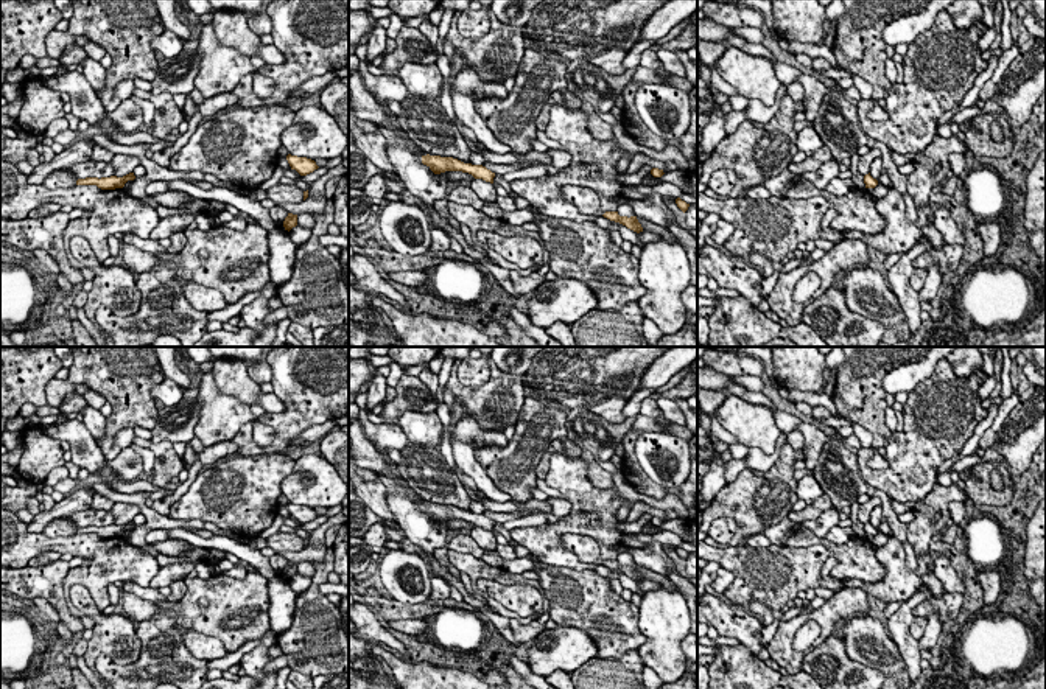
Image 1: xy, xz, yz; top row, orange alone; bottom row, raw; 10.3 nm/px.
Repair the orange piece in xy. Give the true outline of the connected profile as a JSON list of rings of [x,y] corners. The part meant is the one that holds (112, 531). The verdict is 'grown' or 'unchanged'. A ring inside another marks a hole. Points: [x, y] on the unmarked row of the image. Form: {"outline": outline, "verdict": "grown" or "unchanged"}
{"outline": [[[129,521],[123,526],[111,524],[111,526],[86,526],[86,527],[78,527],[76,533],[97,533],[101,538],[115,538],[115,537],[123,537],[128,529],[134,529],[135,524],[134,521]]], "verdict": "unchanged"}

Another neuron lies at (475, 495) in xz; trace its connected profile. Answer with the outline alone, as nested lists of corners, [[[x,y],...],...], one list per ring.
[[[456,467],[456,474],[461,481],[461,484],[464,485],[465,491],[469,493],[472,501],[479,501],[484,498],[484,495],[476,488],[473,479],[470,479],[469,476],[465,476],[458,467]]]

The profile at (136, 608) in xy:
[[[121,593],[123,608],[131,621],[143,622],[159,613],[162,608],[156,602],[148,602],[132,593]]]

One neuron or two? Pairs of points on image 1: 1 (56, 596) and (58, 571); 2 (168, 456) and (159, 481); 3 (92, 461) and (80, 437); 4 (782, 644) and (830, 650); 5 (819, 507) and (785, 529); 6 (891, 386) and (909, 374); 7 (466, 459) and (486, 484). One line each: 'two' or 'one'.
1: one
2: one
3: one
4: two
5: one
6: one
7: one

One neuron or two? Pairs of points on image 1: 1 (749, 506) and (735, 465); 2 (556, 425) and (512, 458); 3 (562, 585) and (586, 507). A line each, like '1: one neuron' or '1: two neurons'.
1: two neurons
2: one neuron
3: two neurons

